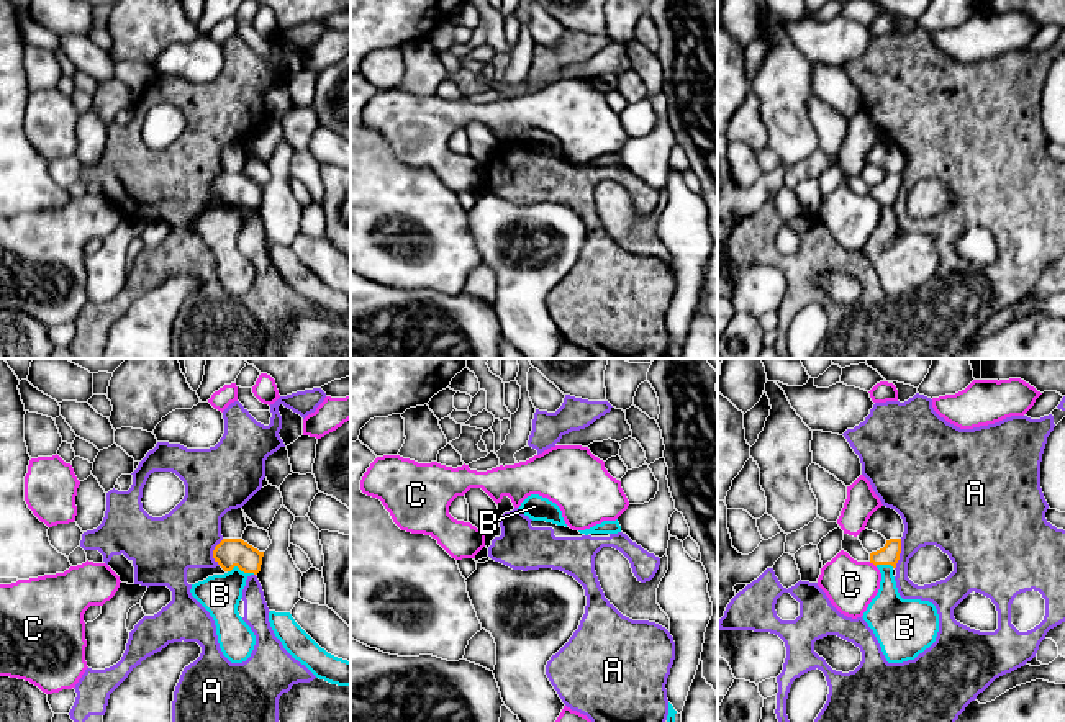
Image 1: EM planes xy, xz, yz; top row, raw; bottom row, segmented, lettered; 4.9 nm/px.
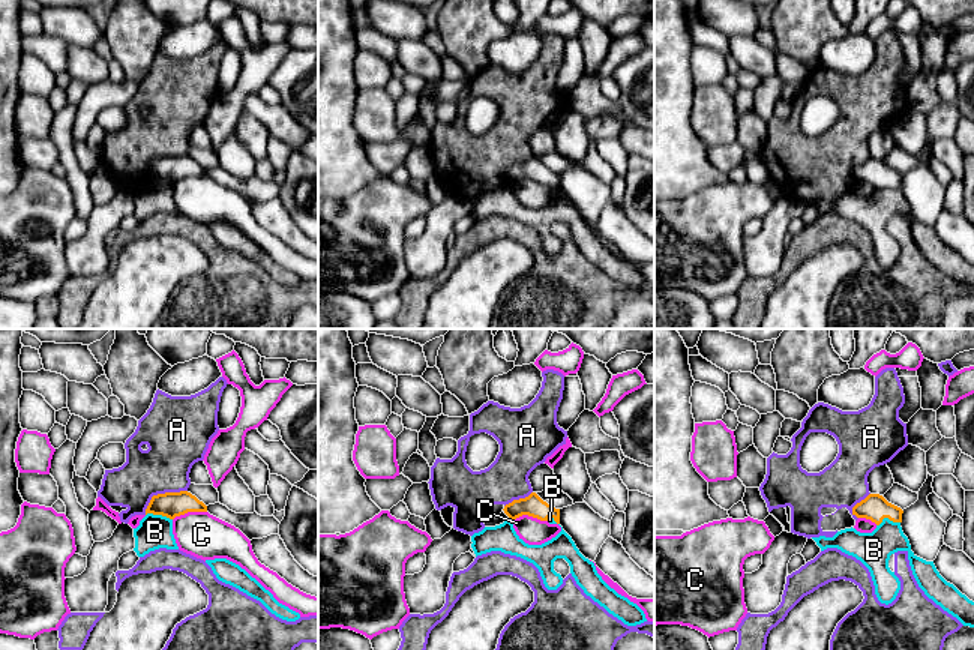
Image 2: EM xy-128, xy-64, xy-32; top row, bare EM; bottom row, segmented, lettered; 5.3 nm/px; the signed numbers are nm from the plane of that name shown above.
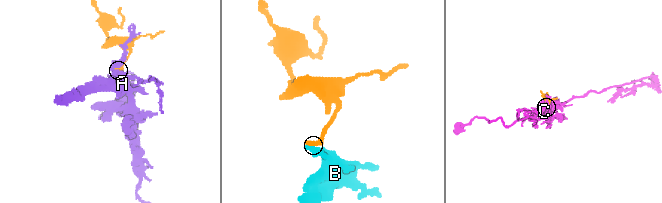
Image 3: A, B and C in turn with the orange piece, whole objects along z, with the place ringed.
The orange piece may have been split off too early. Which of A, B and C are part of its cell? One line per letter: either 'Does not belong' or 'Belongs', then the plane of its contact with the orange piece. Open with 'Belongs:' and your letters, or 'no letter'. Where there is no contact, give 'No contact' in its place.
Belongs: no letter
A: Does not belong. Touches orange in yz
B: Does not belong. Touches orange in xy
C: Does not belong. Touches orange in yz

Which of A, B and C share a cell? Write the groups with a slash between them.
A / B / C

